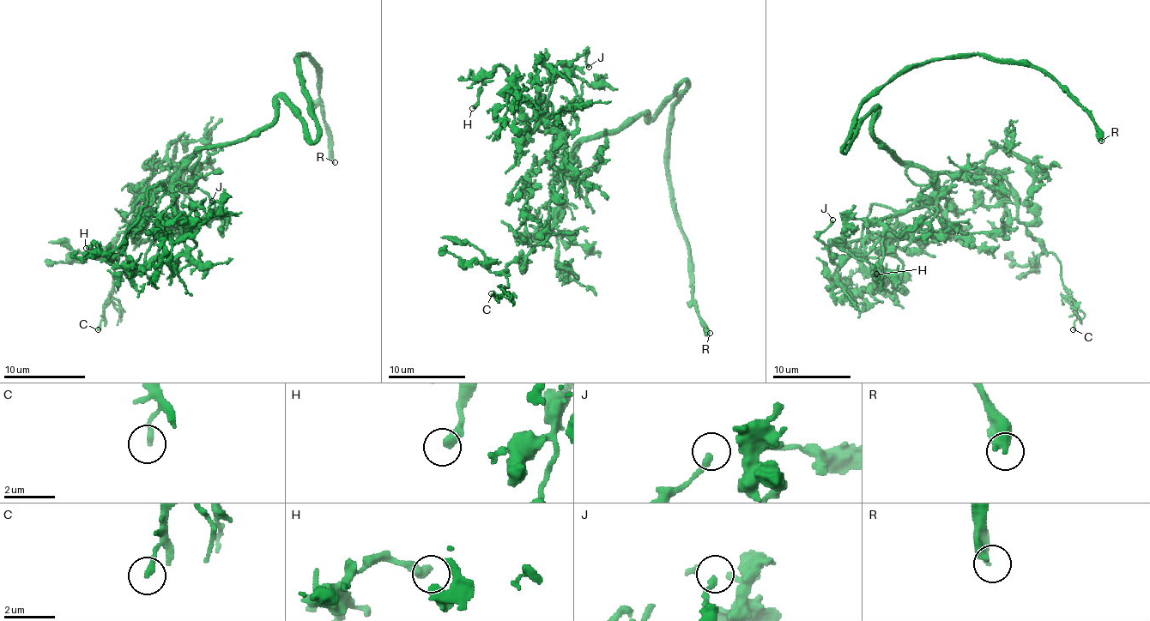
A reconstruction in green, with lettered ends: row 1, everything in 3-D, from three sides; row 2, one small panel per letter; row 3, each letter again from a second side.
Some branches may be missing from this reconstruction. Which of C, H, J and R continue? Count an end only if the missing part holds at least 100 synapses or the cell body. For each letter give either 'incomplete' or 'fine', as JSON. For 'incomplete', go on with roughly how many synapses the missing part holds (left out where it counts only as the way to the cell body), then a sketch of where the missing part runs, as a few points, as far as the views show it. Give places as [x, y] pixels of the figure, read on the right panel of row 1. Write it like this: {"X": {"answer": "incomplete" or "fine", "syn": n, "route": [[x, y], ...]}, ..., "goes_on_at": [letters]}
{"C": {"answer": "fine"}, "H": {"answer": "fine"}, "J": {"answer": "fine"}, "R": {"answer": "incomplete", "syn": 2500}, "goes_on_at": ["R"]}

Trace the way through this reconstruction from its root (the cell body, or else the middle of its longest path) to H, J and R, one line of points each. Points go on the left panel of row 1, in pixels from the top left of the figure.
H: (282, 99), (269, 124), (201, 147), (174, 177), (172, 195), (157, 183), (111, 252), (86, 248)
J: (282, 99), (269, 124), (239, 141), (201, 147), (174, 177), (161, 232), (175, 242), (190, 237), (212, 201)
R: (282, 99), (314, 141), (317, 123), (300, 75), (299, 57), (305, 54), (317, 68), (319, 105), (335, 162)

